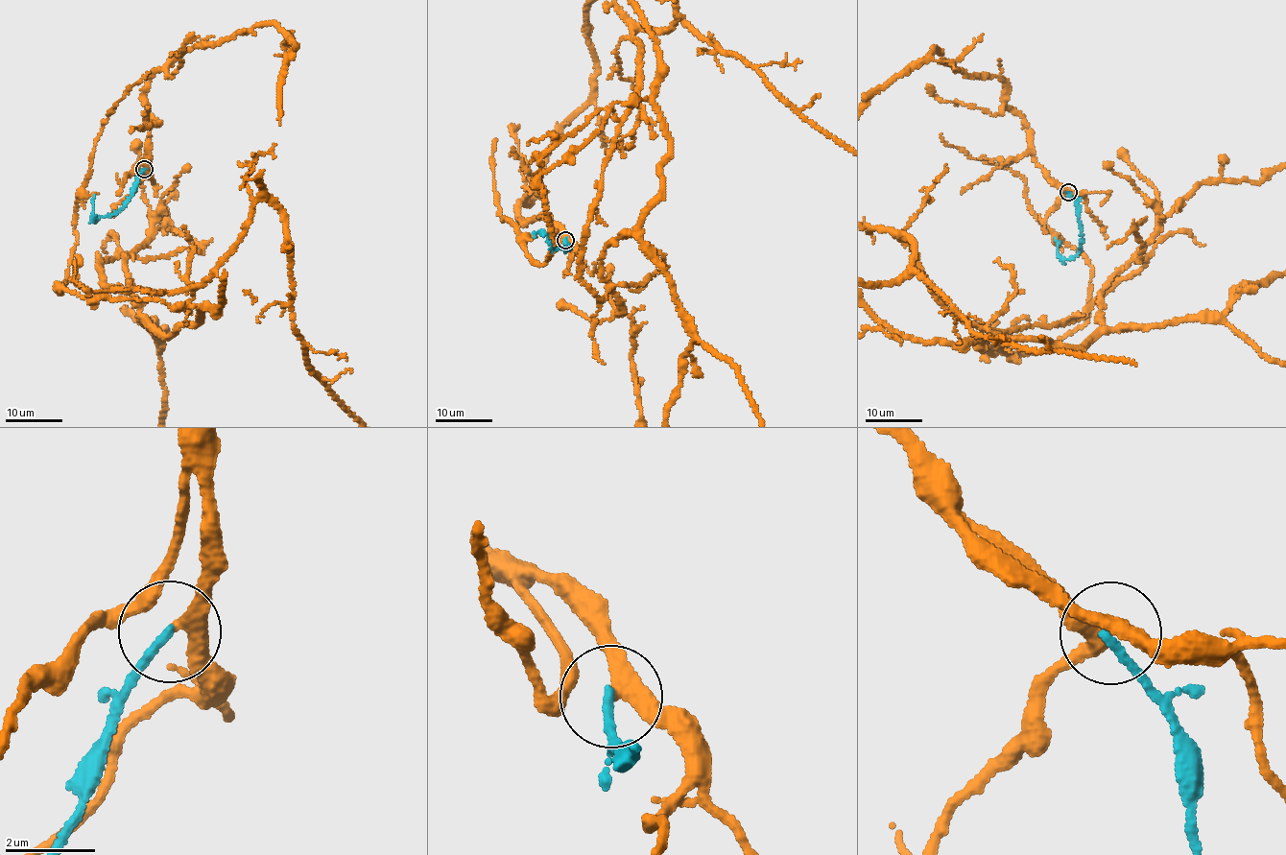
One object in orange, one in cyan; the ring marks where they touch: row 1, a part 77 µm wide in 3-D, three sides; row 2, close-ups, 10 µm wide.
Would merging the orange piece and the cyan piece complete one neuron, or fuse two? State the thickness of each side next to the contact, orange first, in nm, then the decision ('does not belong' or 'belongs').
280 nm thick on the orange side, 190 nm on the other; does not belong

